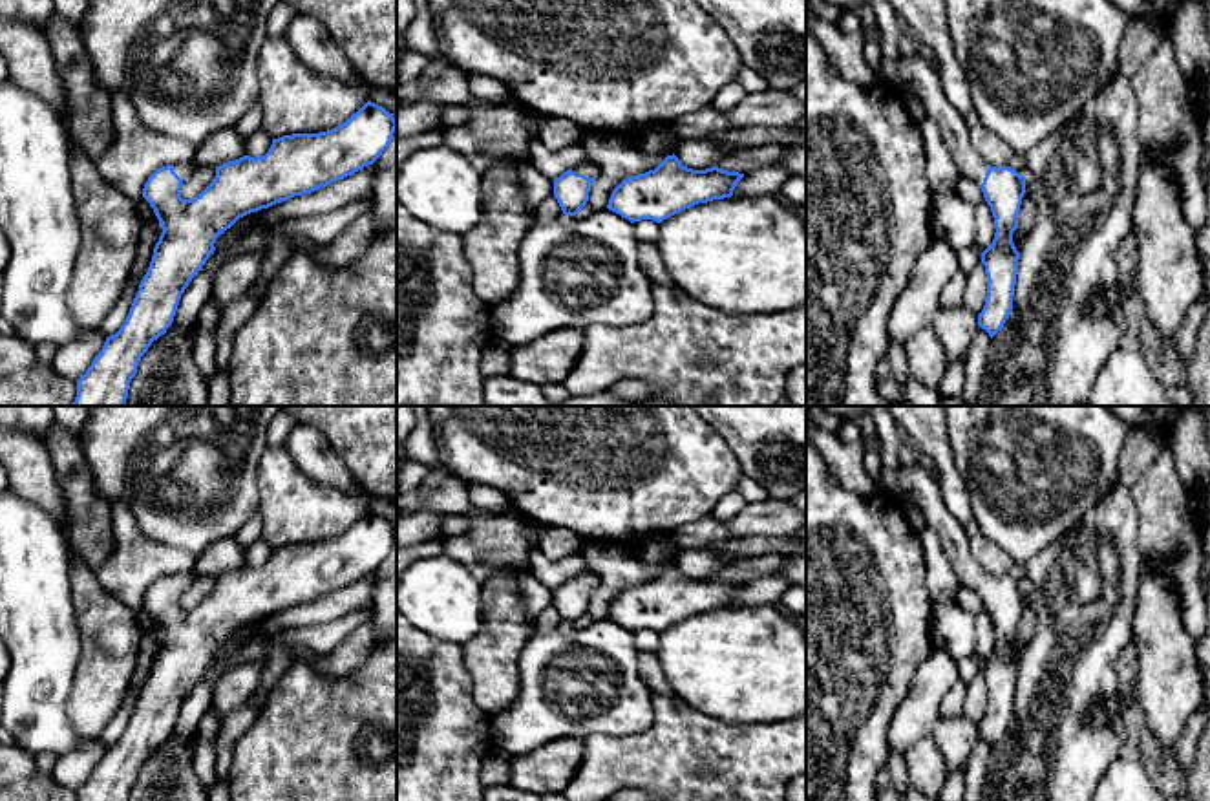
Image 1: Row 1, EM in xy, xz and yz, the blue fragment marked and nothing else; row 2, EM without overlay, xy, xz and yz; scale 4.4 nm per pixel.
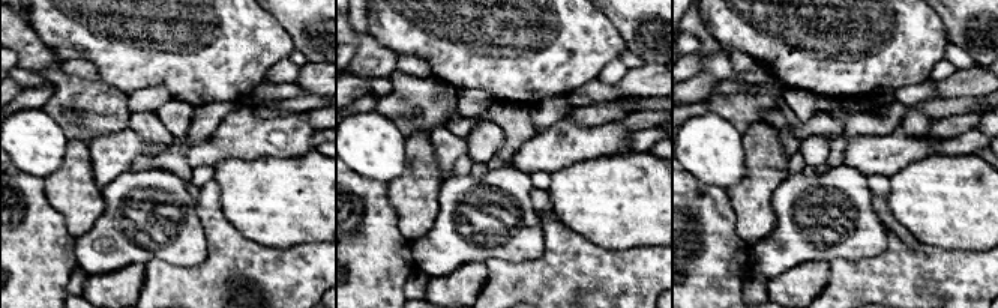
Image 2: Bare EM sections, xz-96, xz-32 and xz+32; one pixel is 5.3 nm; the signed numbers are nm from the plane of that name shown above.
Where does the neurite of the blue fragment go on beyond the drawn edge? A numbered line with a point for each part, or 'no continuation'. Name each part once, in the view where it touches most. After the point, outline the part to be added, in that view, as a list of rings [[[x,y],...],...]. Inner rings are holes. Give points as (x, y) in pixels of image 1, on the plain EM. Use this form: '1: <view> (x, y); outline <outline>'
1: xz (591, 580); outline [[[592,572],[576,576],[576,578],[572,578],[570,582],[583,583],[583,585],[587,585],[587,587],[598,587],[598,583],[600,583],[598,576],[592,574]]]

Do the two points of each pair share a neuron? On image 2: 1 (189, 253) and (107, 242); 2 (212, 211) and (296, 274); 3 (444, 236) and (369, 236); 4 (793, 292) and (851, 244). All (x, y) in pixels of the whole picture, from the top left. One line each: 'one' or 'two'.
1: one
2: one
3: two
4: two

